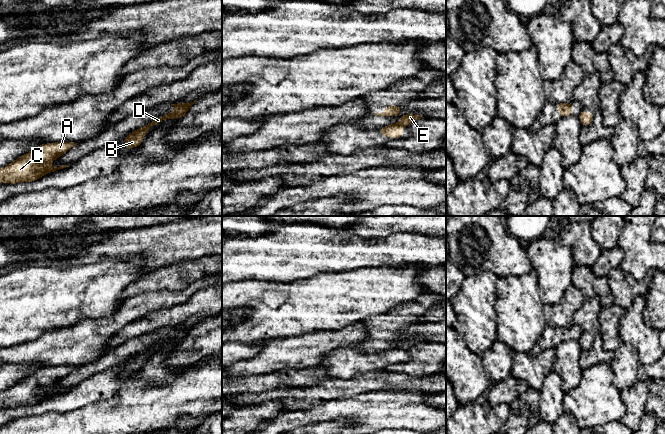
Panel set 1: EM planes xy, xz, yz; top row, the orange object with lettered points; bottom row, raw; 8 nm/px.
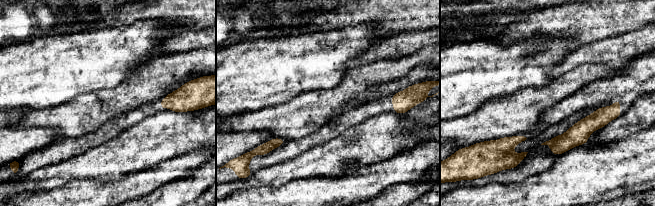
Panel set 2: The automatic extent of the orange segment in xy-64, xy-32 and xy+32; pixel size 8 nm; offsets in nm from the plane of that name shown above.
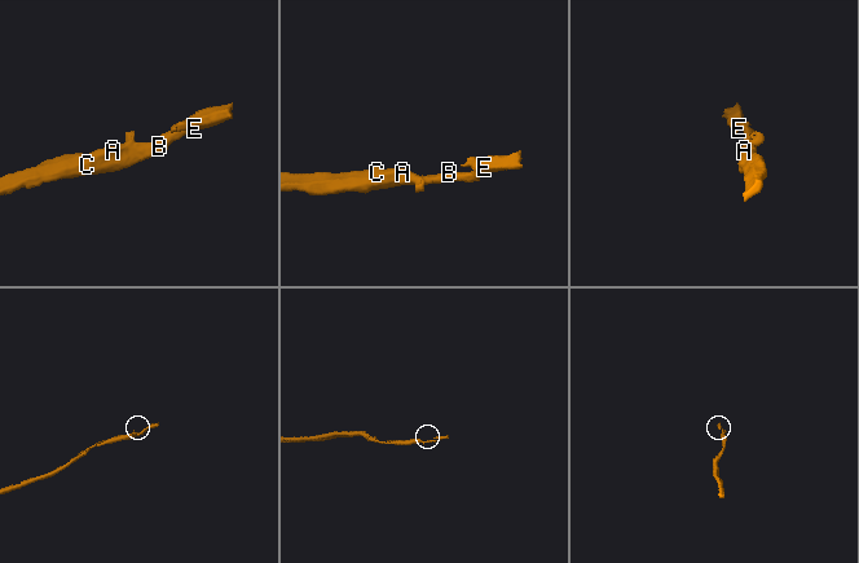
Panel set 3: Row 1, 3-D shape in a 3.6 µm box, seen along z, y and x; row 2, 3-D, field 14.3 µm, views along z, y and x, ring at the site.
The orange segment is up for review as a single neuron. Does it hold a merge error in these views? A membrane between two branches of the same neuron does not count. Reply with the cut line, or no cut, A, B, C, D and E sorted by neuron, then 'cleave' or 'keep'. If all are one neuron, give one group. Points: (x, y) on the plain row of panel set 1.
xy (170, 335), (173, 335), (179, 341) | A B C D / E | cleave

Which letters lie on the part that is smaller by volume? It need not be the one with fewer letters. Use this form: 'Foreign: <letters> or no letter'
Foreign: E

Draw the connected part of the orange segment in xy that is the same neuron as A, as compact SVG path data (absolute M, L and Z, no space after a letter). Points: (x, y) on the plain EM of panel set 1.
M55 366L37 370L1 392L0 407L33 406L45 398L69 391L71 388L60 391L49 391L48 388L64 379L76 368L74 366Z

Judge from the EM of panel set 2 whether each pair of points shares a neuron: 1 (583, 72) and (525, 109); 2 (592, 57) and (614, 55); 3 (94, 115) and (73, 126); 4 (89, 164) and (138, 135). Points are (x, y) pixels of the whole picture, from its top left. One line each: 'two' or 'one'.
1: one
2: one
3: one
4: one

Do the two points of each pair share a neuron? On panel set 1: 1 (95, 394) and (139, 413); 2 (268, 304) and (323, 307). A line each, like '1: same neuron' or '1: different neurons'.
1: different neurons
2: same neuron

